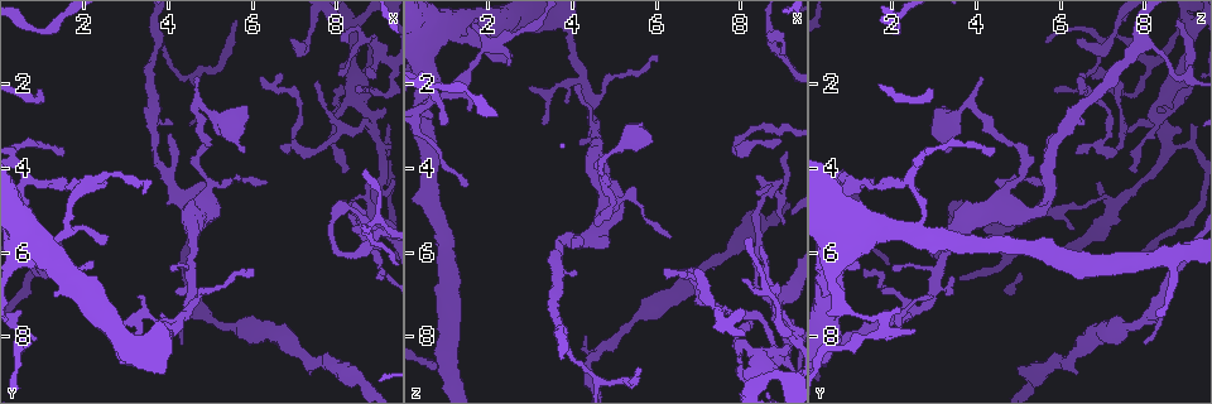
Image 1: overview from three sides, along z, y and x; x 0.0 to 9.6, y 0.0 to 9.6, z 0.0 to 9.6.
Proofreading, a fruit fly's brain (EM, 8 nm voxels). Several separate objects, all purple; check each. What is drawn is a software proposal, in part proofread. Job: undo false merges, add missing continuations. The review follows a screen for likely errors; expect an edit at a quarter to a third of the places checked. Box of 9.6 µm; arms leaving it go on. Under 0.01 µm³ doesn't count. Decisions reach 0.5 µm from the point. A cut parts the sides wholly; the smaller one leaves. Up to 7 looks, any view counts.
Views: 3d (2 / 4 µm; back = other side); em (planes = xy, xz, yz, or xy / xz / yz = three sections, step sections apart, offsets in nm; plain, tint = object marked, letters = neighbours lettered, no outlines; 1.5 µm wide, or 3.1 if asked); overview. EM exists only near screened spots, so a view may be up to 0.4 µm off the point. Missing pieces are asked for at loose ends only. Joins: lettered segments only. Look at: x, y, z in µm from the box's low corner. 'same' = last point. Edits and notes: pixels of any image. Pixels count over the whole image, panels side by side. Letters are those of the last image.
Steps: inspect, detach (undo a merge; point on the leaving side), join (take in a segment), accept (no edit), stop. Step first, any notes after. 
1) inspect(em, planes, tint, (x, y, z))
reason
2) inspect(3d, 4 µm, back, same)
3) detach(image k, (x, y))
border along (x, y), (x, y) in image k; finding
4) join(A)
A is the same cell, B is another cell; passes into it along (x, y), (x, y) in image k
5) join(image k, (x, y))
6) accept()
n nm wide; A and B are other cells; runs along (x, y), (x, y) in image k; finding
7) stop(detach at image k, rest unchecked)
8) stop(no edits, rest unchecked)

inspect(em, xy, step 8, letters, (8.90, 1.85, 6.75))

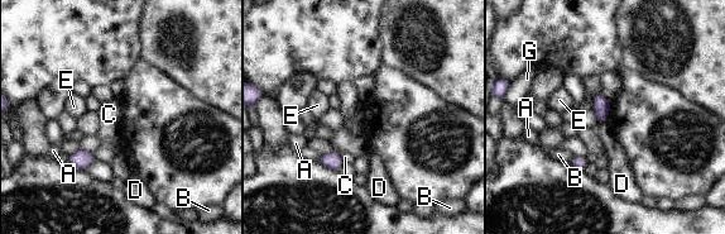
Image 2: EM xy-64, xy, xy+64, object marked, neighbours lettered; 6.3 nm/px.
accept()
A, B, C, D, E and G are other cells; border along (604, 120), (599, 124) in image 2; no lettered segment goes on from it

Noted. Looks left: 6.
inspect(em, planes, letters, (6.30, 4.35, 5.65))
branch stops here

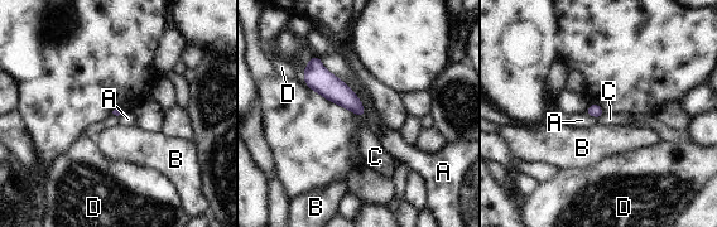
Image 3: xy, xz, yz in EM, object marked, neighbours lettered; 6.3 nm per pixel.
accept()
A, B, C and D are other cells; border along (110, 114), (118, 117) in image 3; no lettered segment goes on from it

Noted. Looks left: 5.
inspect(em, planes, plain, (1.55, 4.50, 2.70))
an open end

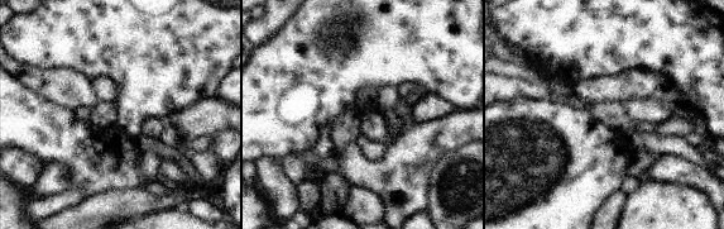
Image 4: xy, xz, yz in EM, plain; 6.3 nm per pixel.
inspect(em, planes, letters, same)

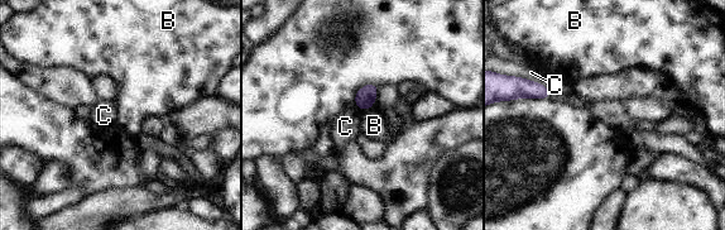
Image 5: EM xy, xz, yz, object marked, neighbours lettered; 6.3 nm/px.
accept()
B and C are other cells; none of them fits

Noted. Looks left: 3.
stop(no edits, rest unchecked)

